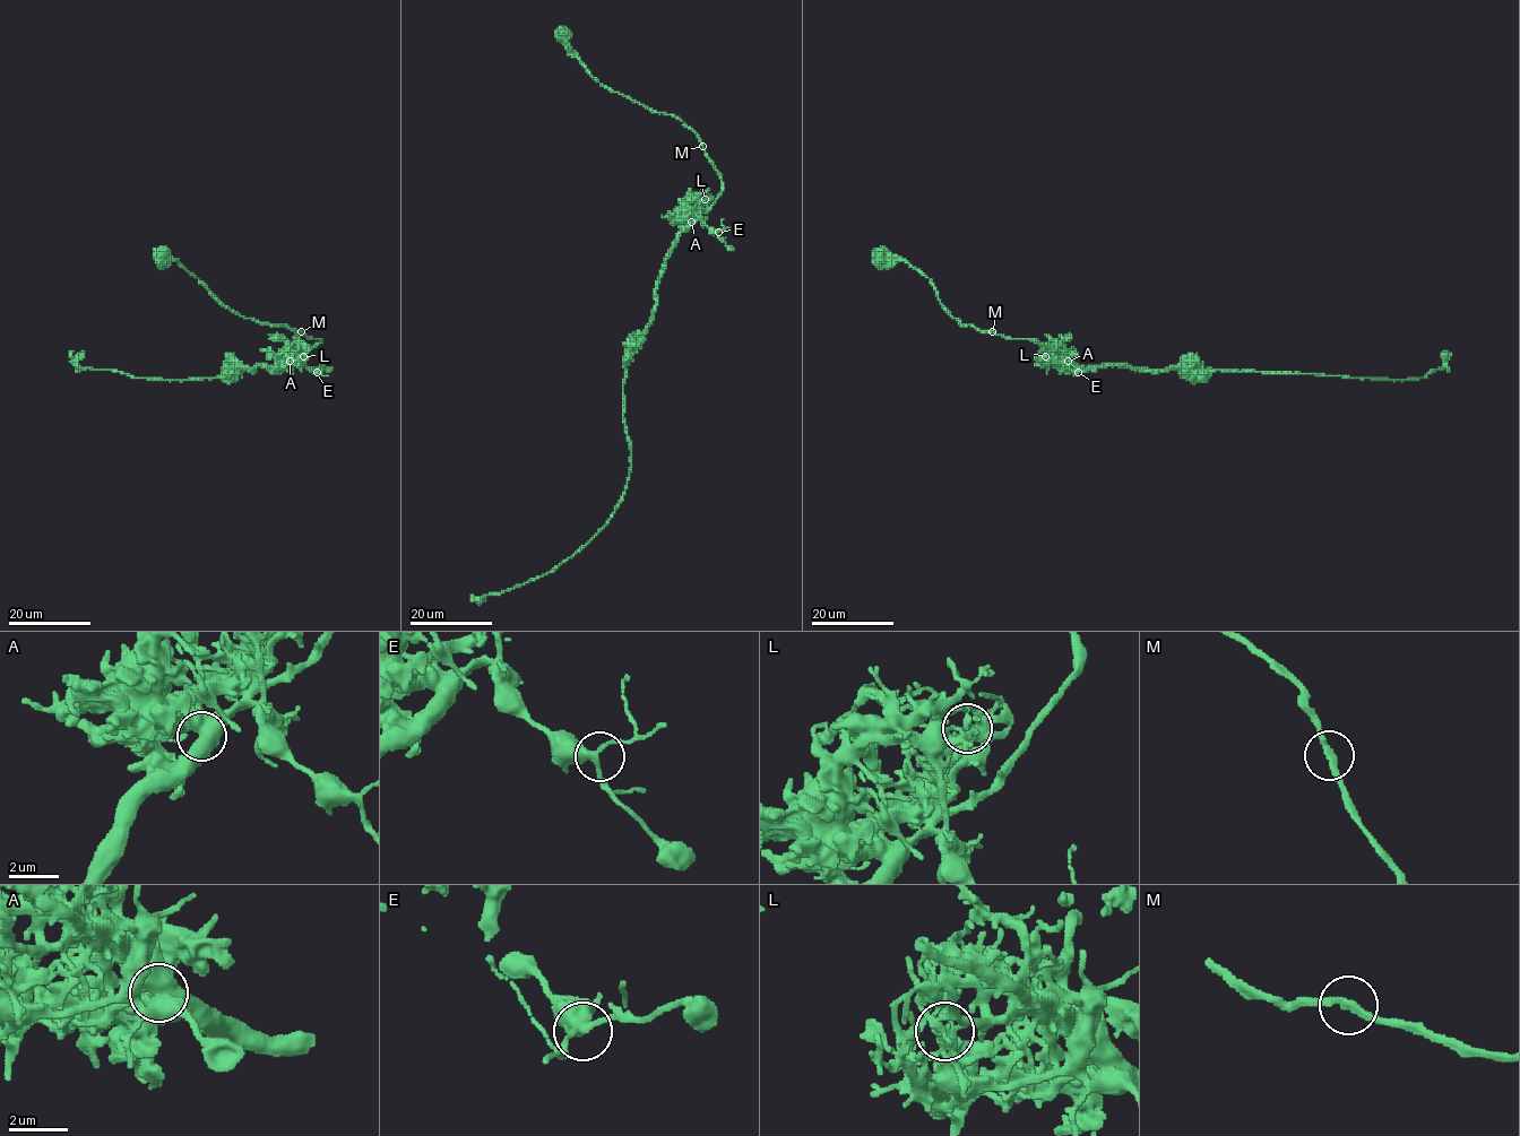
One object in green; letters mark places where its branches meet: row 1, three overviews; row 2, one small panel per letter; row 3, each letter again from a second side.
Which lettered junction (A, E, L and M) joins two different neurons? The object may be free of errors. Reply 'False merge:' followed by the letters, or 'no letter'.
False merge: L

